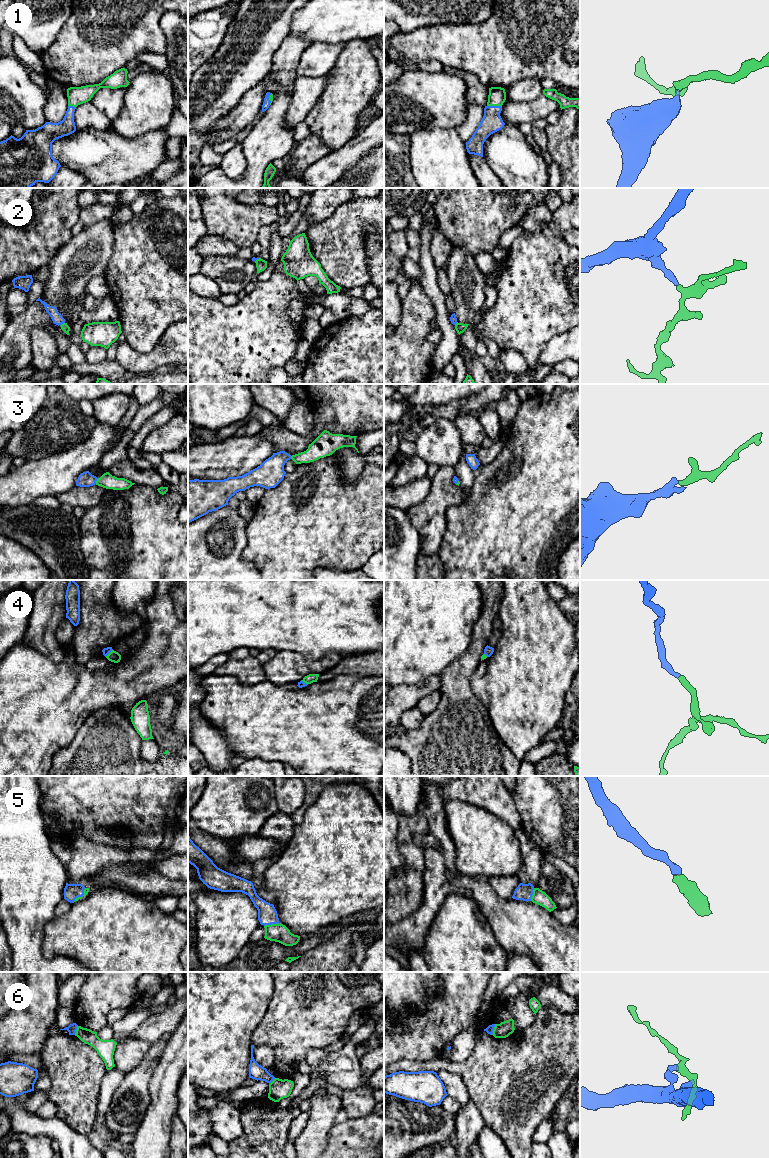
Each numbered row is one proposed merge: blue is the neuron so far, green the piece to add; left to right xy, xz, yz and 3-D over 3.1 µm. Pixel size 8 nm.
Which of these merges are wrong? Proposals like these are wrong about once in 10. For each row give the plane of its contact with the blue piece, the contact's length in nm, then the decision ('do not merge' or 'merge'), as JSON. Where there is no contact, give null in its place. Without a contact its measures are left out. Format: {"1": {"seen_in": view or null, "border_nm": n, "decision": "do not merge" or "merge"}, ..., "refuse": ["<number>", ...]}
{"1": {"seen_in": "yz", "border_nm": 120, "decision": "merge"}, "2": {"seen_in": "xy", "border_nm": 50, "decision": "merge"}, "3": {"seen_in": "xy", "border_nm": 50, "decision": "merge"}, "4": {"seen_in": "xy", "border_nm": 90, "decision": "merge"}, "5": {"seen_in": "xz", "border_nm": 120, "decision": "merge"}, "6": {"seen_in": "yz", "border_nm": 90, "decision": "do not merge"}, "refuse": ["6"]}

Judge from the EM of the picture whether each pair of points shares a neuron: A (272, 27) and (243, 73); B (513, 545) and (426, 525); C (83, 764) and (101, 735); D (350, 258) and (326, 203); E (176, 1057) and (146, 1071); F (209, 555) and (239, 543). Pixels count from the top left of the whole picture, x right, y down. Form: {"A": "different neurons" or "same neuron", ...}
{"A": "same neuron", "B": "different neurons", "C": "same neuron", "D": "different neurons", "E": "different neurons", "F": "same neuron"}

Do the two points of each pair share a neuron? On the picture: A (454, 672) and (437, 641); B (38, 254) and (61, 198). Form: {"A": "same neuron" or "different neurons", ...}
{"A": "different neurons", "B": "same neuron"}

